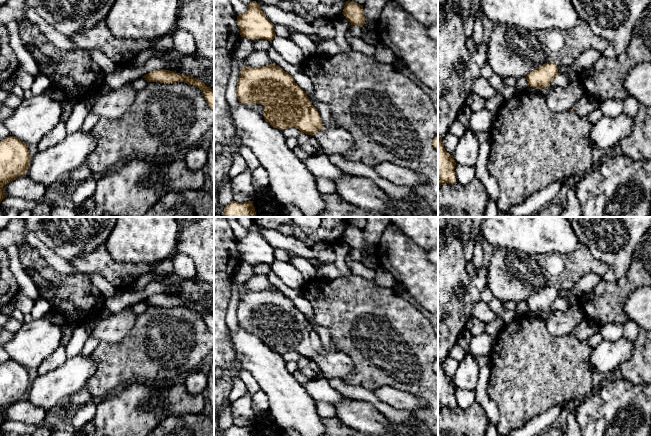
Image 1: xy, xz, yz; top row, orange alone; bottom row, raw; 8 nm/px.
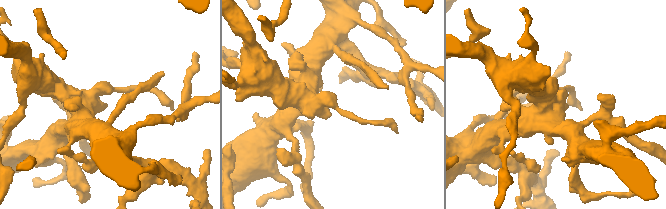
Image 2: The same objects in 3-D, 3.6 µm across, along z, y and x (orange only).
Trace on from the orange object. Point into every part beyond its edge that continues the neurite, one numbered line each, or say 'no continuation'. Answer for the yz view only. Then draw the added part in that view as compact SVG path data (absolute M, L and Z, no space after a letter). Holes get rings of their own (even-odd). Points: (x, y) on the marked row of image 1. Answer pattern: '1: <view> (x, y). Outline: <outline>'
1: yz (586, 104). Outline: M582 96L573 106L573 111L581 118L586 118L592 111L600 108L601 102L592 96Z

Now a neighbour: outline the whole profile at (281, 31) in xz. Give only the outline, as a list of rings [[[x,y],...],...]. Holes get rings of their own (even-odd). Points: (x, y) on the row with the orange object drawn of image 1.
[[[275,25],[274,26],[274,32],[276,36],[282,37],[282,38],[289,38],[293,33],[289,30],[289,28],[284,27],[282,25]]]

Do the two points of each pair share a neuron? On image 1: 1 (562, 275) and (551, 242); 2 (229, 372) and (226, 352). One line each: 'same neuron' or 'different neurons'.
1: different neurons
2: same neuron

